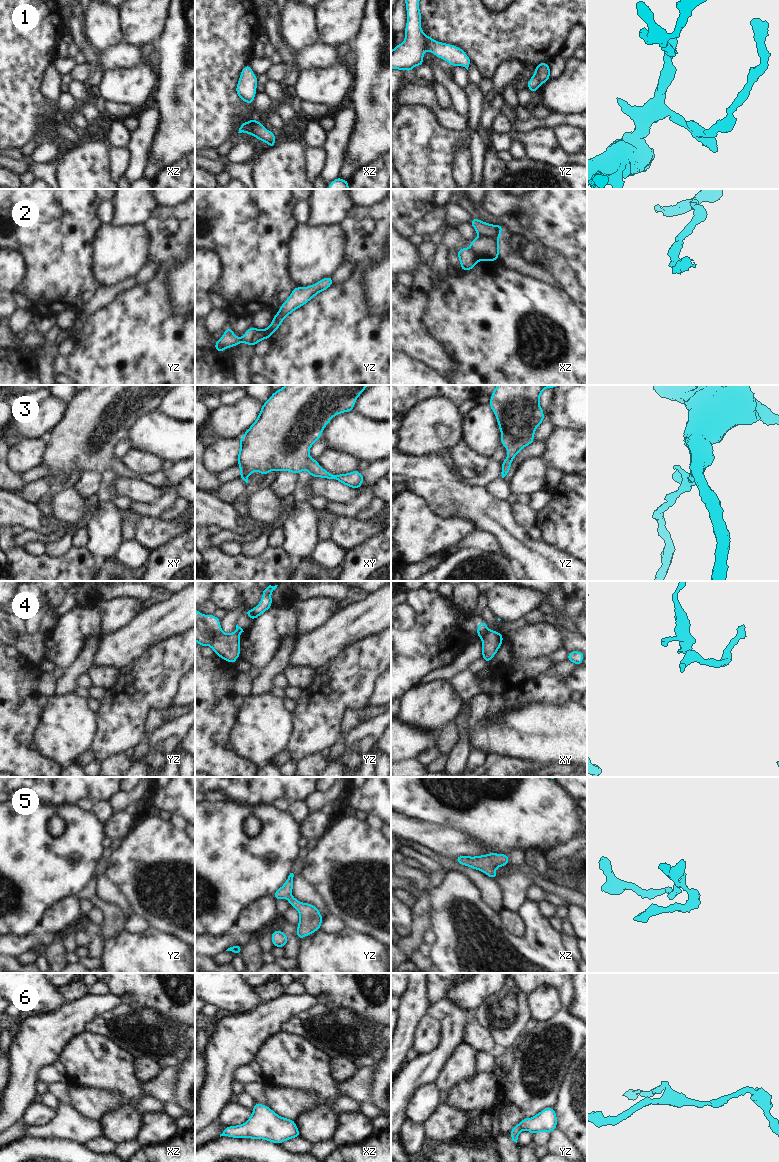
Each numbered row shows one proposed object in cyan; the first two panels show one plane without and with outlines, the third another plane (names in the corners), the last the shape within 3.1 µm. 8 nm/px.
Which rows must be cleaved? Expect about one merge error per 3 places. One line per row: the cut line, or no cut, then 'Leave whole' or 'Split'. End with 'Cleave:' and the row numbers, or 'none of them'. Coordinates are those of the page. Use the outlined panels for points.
1: No split. Leave whole
2: Split along yz (258, 330), (250, 344). Split
3: No split. Leave whole
4: Split along xy (490, 630), (481, 637). Split
5: No split. Leave whole
6: No split. Leave whole
Cleave: 2, 4

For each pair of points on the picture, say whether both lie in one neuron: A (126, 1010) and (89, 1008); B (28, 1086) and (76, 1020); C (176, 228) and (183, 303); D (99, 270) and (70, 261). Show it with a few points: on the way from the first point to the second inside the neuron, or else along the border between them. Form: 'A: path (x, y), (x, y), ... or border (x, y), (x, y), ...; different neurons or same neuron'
A: border (122, 1003), (90, 1020); different neurons
B: path (28, 1069), (28, 1066), (59, 1035); same neuron
C: path (183, 247), (183, 284); same neuron
D: border (92, 245), (91, 277), (100, 286); different neurons

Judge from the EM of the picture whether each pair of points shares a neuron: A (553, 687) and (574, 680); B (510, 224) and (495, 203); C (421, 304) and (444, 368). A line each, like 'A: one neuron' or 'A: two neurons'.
A: two neurons
B: two neurons
C: one neuron

